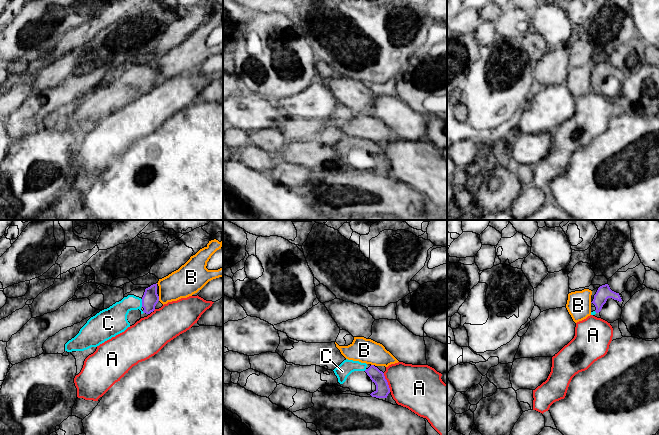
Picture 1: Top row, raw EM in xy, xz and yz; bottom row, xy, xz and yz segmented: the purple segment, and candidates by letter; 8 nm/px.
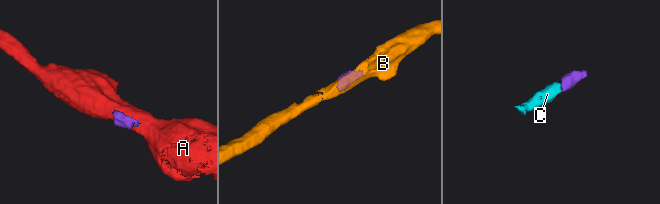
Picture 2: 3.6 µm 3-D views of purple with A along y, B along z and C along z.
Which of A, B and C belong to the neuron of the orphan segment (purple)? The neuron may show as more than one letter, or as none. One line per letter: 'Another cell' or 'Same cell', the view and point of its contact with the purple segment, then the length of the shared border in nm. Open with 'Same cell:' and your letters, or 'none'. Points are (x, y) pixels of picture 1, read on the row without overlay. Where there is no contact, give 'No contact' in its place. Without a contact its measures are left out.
Same cell: C
A: Another cell. Touches purple at xz (387, 158). Shared border 160 nm
B: Another cell. Touches purple at xy (158, 74). Shared border 40 nm
C: Same cell. Touches purple at xy (142, 79). Shared border 60 nm

